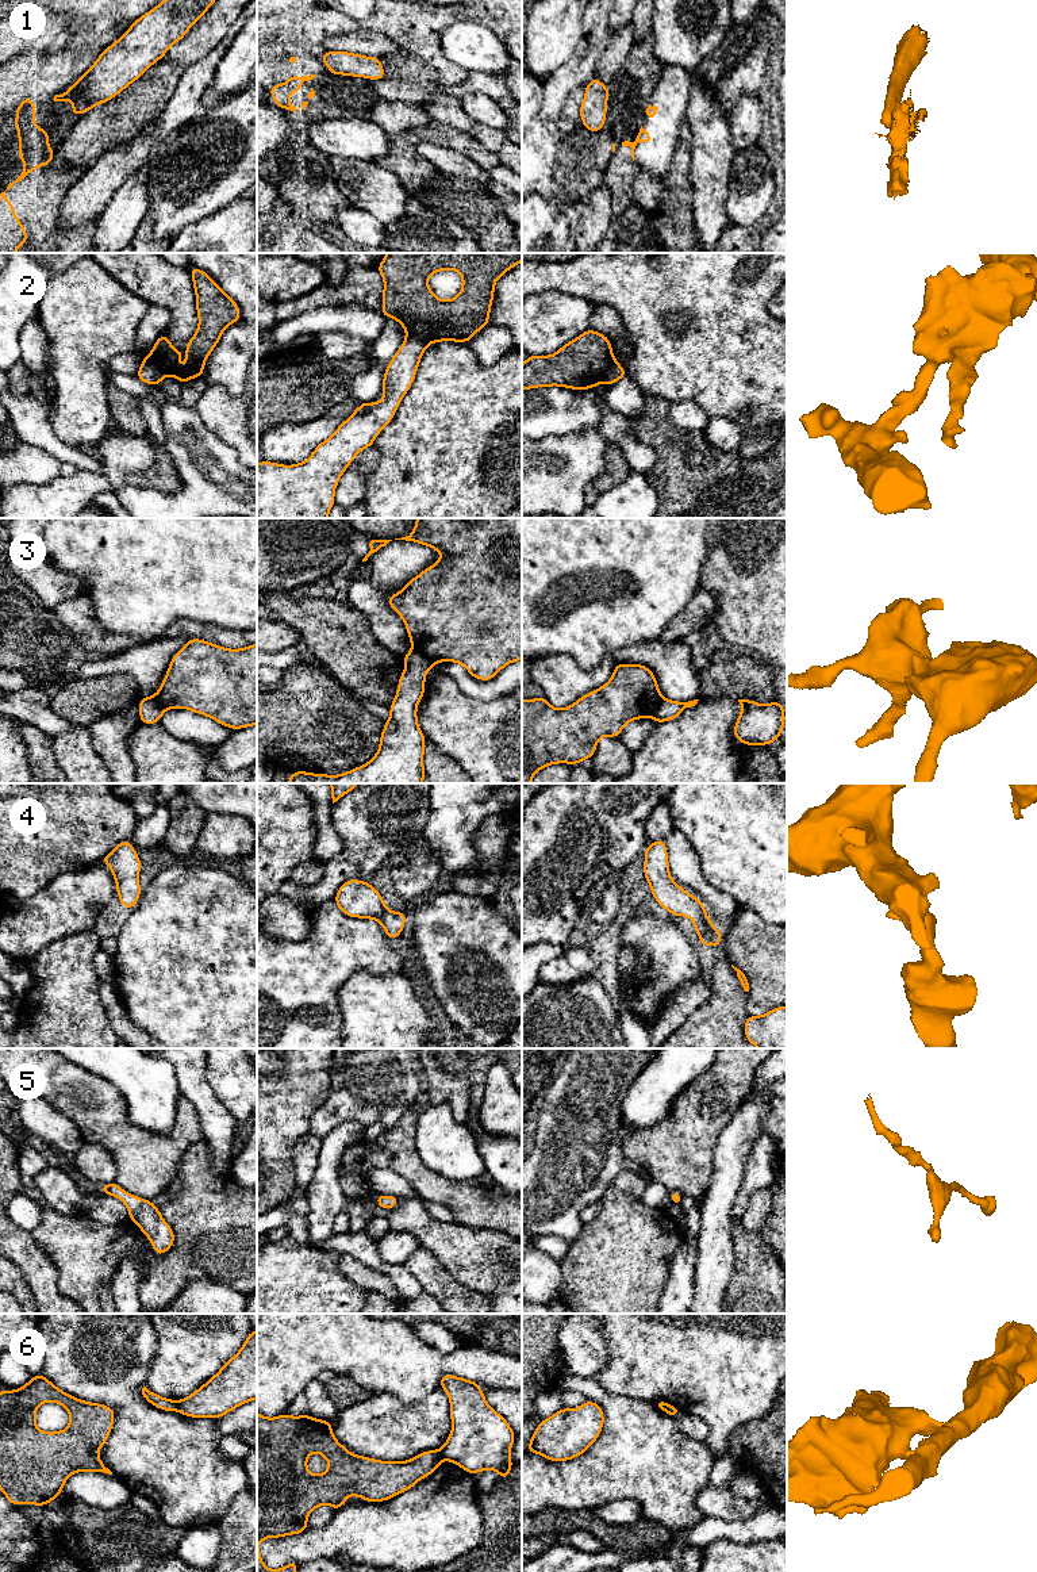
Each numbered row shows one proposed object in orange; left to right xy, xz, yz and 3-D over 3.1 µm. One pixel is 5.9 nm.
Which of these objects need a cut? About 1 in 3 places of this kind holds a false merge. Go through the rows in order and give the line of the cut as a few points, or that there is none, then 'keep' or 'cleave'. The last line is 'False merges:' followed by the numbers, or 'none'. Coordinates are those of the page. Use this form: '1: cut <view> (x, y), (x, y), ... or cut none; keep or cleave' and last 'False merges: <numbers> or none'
1: cut xy (75, 84), (68, 98); cleave
2: cut xy (143, 360), (152, 361), (164, 375); cleave
3: cut xz (413, 648), (426, 655), (434, 663); cleave
4: cut none; keep
5: cut none; keep
6: cut xy (176, 1402), (179, 1410); cleave
False merges: 1, 2, 3, 6

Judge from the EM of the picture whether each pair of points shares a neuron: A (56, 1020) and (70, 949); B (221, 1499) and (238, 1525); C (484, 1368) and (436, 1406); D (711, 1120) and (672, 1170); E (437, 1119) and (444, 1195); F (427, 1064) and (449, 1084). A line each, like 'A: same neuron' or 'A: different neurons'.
A: same neuron
B: different neurons
C: different neurons
D: same neuron
E: different neurons
F: same neuron

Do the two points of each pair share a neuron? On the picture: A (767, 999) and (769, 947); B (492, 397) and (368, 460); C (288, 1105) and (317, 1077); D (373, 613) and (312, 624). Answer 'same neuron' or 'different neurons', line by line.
A: same neuron
B: different neurons
C: same neuron
D: different neurons

